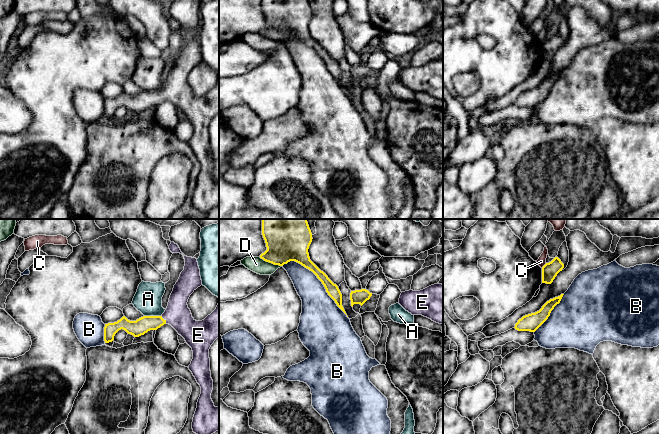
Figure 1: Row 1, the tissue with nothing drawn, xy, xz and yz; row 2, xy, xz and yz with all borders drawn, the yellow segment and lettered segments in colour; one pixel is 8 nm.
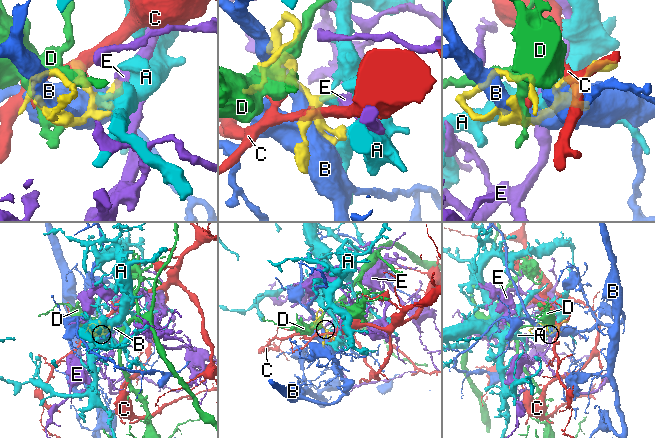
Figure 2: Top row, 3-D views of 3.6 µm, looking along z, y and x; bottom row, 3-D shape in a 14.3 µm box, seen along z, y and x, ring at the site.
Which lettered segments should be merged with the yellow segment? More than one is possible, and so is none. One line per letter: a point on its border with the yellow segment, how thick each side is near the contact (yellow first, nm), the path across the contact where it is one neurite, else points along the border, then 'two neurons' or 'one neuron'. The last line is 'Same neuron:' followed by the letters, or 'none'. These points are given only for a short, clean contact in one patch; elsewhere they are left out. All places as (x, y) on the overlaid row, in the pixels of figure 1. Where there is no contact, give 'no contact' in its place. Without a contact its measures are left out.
A: xy (152, 316) | 130/220 nm | two neurons
B: xz (319, 279) | 130/280 nm | two neurons
C: yz (544, 265) | 130/70 nm | along yz (546, 263), (541, 267) | two neurons
D: xz (270, 262) | 360/120 nm | two neurons
E: xy (163, 319) | 130/200 nm | across xy (144, 324), (163, 319), (177, 314) | one neuron
Same neuron: E

